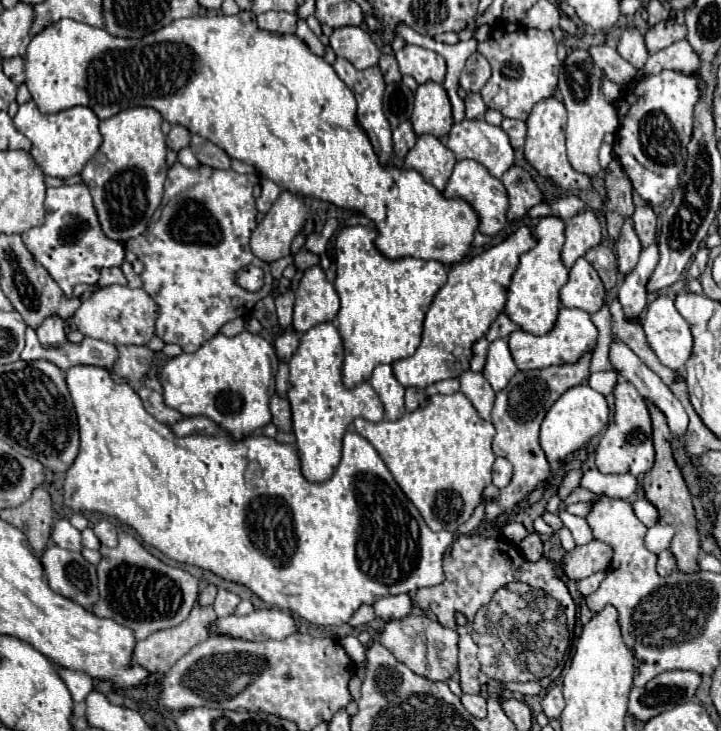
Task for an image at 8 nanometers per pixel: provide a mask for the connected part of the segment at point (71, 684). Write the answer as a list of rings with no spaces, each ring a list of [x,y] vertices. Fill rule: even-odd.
[[[57,665],[57,673],[59,677],[63,679],[63,683],[67,685],[67,689],[71,691],[71,697],[75,703],[81,703],[85,701],[85,697],[93,691],[93,679],[83,673],[83,671],[73,671],[73,669],[67,669],[67,667],[59,667]]]

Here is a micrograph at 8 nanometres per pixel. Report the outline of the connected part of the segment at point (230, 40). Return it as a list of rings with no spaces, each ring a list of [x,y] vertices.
[[[241,11],[241,13],[231,15],[231,17],[229,15],[217,15],[217,17],[177,19],[171,25],[167,25],[167,27],[163,27],[163,29],[159,29],[159,31],[155,31],[155,33],[151,33],[151,35],[147,35],[143,39],[121,39],[121,37],[109,35],[105,29],[97,29],[97,27],[91,27],[91,25],[85,25],[85,23],[77,23],[73,19],[61,19],[57,23],[51,23],[47,29],[43,29],[39,35],[35,35],[31,39],[23,61],[25,61],[25,77],[27,77],[25,85],[29,87],[29,93],[31,93],[31,97],[37,103],[41,113],[59,113],[59,111],[83,105],[83,107],[89,107],[91,111],[95,111],[95,115],[103,121],[103,119],[109,119],[109,117],[117,115],[123,109],[153,107],[171,125],[183,125],[183,127],[189,129],[189,133],[195,133],[195,135],[201,135],[201,137],[209,139],[211,143],[219,145],[231,159],[239,159],[243,163],[253,165],[261,175],[275,181],[283,189],[287,189],[291,193],[297,193],[297,195],[303,195],[303,197],[329,201],[329,203],[335,203],[339,207],[355,209],[355,211],[363,213],[365,217],[369,217],[377,225],[379,241],[375,241],[375,245],[379,245],[379,251],[385,257],[391,257],[391,259],[417,257],[417,259],[433,259],[433,261],[443,263],[443,265],[453,265],[453,263],[461,261],[463,255],[469,251],[469,245],[473,241],[473,233],[475,233],[475,229],[479,225],[479,219],[477,219],[475,211],[471,209],[471,205],[461,201],[461,199],[445,199],[433,185],[429,185],[413,169],[381,167],[381,163],[379,163],[367,135],[359,129],[359,125],[355,121],[357,103],[355,103],[353,91],[337,77],[333,67],[329,63],[325,63],[323,57],[313,55],[307,49],[307,45],[301,39],[297,39],[295,35],[273,35],[273,33],[261,31],[257,27],[255,15],[251,11]]]

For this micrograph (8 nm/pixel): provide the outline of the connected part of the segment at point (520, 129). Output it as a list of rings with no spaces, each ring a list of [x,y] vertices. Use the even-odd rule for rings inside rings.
[[[503,119],[501,129],[509,135],[511,139],[511,147],[519,149],[525,141],[525,123],[523,121],[515,121],[515,119]]]

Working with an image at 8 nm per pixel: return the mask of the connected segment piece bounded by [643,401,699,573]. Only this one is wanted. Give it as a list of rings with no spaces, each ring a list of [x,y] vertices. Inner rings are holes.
[[[647,401],[651,421],[653,421],[653,445],[655,445],[655,465],[653,469],[645,475],[643,479],[643,491],[645,497],[657,507],[659,511],[659,523],[663,525],[673,525],[675,535],[671,541],[671,553],[675,553],[677,559],[677,569],[685,573],[697,571],[697,555],[699,555],[699,533],[697,533],[697,521],[695,521],[695,511],[691,503],[691,493],[683,481],[683,475],[671,455],[671,431],[667,425],[667,417],[657,409],[651,401]]]

